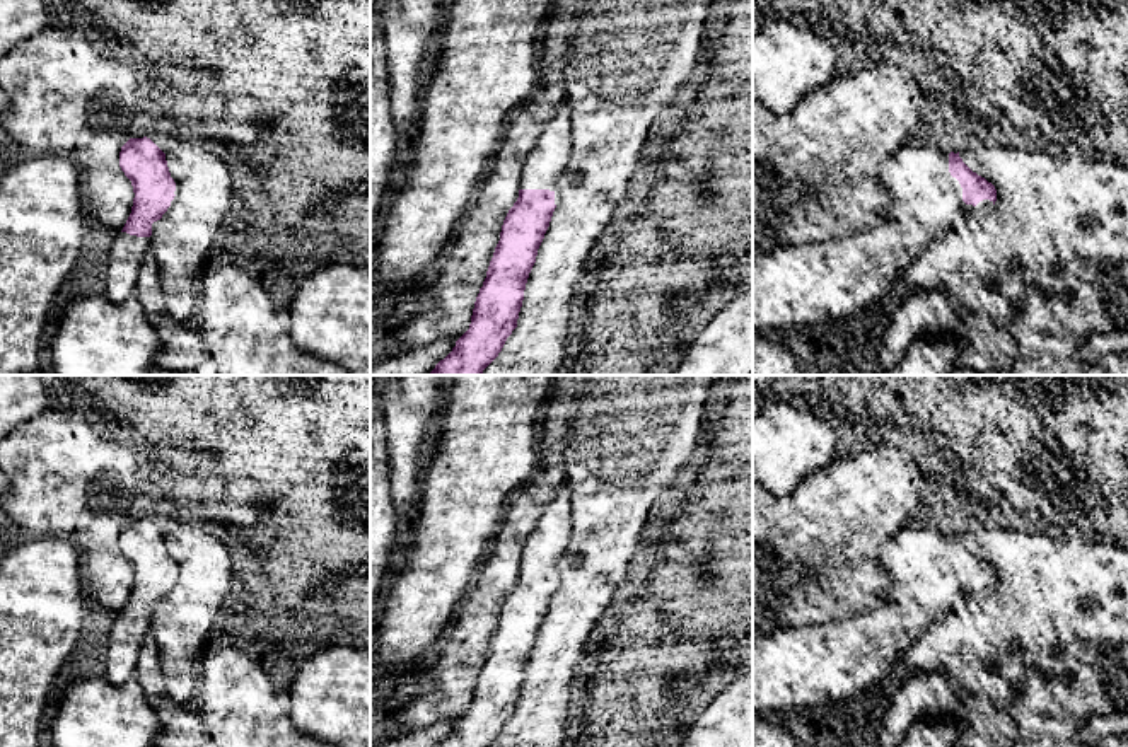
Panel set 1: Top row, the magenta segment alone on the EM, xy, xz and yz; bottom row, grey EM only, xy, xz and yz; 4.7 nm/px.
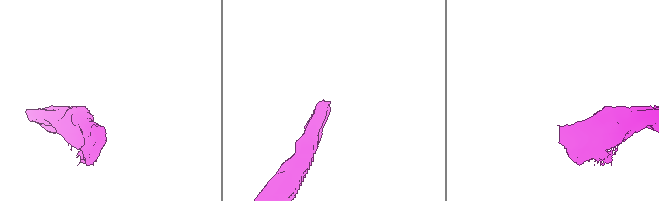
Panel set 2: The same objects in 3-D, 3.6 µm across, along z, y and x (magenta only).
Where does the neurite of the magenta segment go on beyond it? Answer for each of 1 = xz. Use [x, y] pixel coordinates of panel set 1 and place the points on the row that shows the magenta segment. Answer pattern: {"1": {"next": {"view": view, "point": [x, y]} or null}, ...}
{"1": {"next": {"view": "xz", "point": [546, 162]}}}

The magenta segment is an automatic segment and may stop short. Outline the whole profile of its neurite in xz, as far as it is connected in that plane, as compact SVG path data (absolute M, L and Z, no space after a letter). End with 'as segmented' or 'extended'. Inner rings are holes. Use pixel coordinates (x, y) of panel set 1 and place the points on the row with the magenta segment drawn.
M565 99L548 121L543 135L522 167L519 198L509 210L500 240L490 261L486 278L474 302L469 329L456 341L452 351L440 360L428 375L481 375L498 356L507 338L517 327L519 312L529 273L536 263L538 249L558 206L558 181L572 157L572 109Z; extended

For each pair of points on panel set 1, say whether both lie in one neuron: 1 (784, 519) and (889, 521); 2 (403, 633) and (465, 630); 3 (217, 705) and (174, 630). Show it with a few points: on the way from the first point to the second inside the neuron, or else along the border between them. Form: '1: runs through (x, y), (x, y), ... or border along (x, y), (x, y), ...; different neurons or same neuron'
1: runs through (809, 519), (864, 519); same neuron
2: border along (461, 596), (441, 643), (420, 665); different neurons
3: border along (207, 654), (200, 665); different neurons

